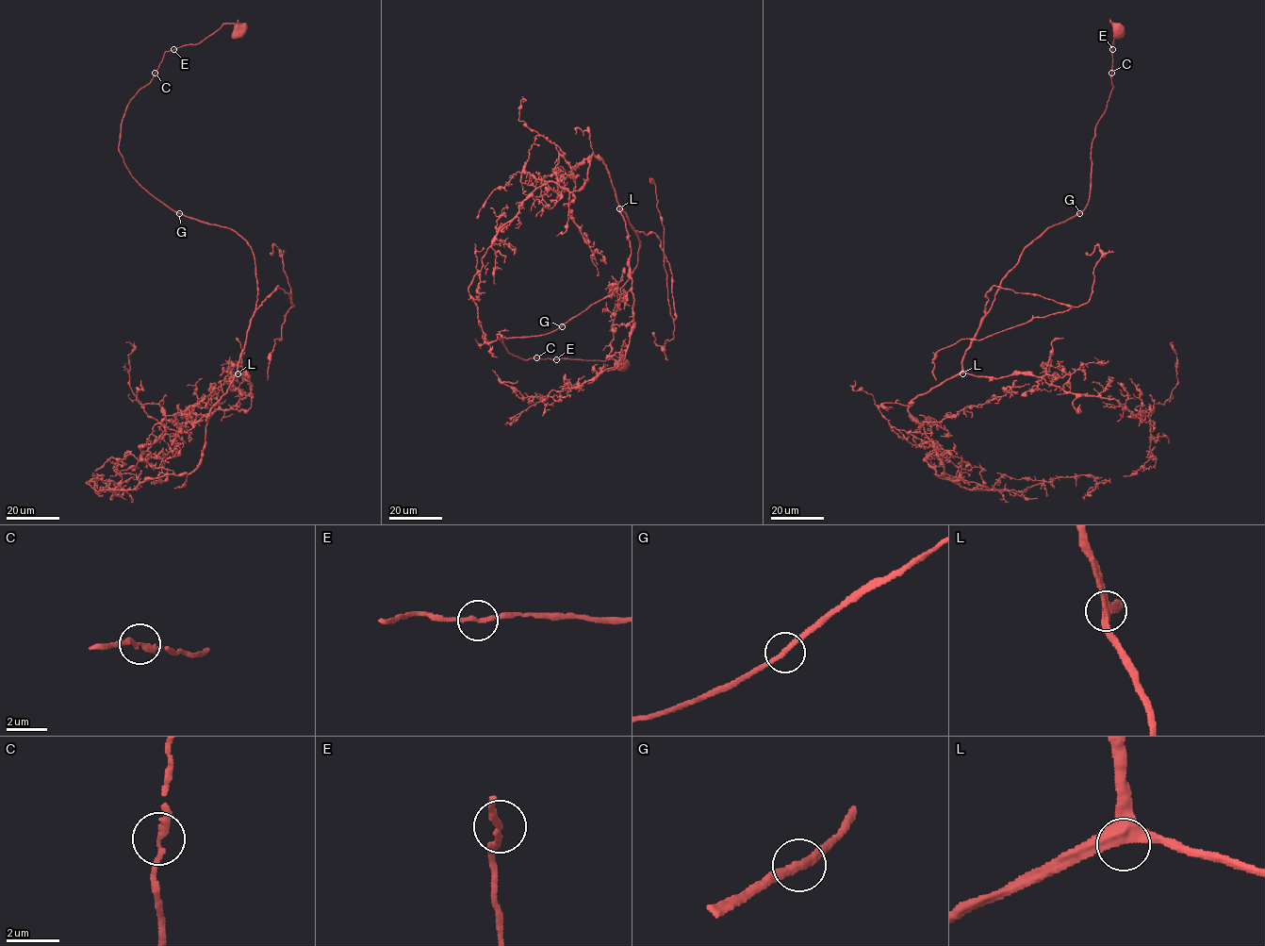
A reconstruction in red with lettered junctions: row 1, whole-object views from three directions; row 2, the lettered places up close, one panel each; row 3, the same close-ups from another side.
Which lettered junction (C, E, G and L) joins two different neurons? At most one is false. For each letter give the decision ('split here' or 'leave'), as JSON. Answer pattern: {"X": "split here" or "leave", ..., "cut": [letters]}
{"C": "leave", "E": "leave", "G": "leave", "L": "leave", "cut": []}

